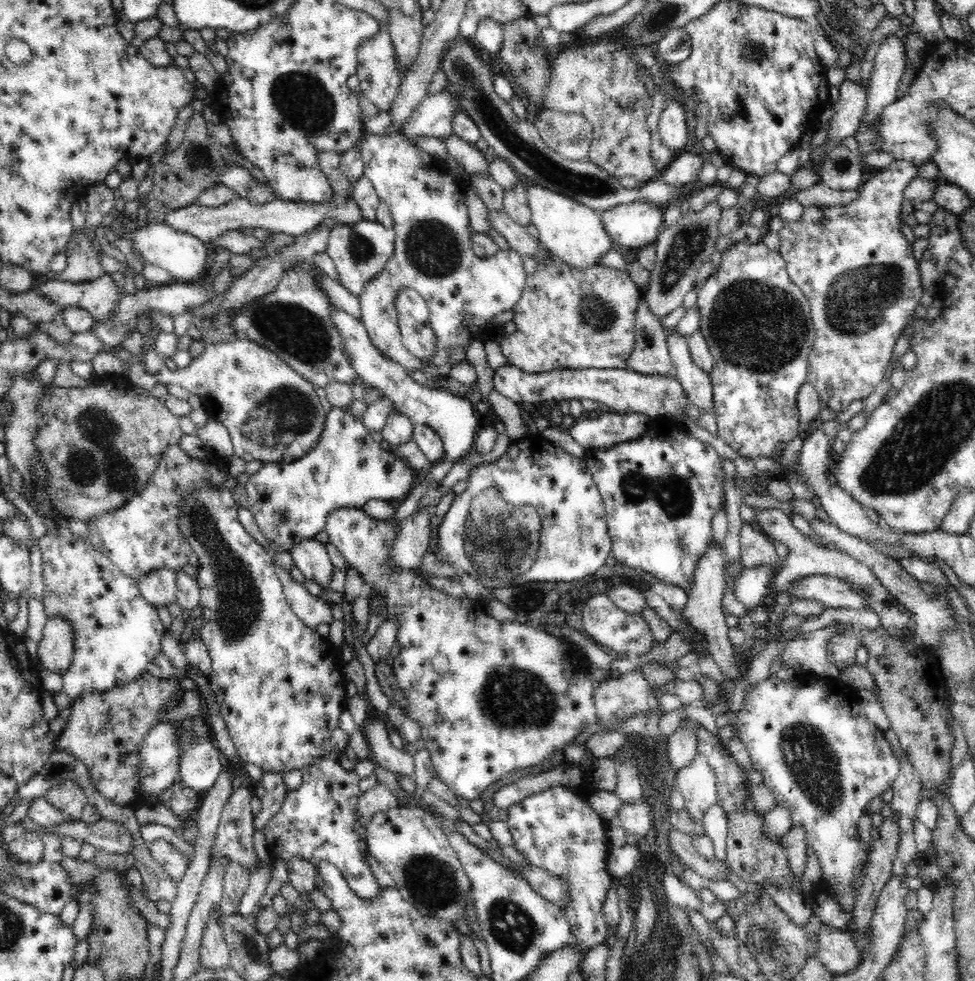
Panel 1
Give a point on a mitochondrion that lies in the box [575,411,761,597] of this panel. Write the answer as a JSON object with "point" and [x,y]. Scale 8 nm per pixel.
{"point":[671,494]}

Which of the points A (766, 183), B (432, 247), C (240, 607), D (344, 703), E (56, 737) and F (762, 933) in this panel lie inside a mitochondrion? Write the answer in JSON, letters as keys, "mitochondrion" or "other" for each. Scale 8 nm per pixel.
{"A":"other","B":"mitochondrion","C":"mitochondrion","D":"other","E":"other","F":"mitochondrion"}

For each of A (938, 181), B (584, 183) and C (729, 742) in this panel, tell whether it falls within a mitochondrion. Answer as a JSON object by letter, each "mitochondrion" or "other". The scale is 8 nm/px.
{"A":"other","B":"mitochondrion","C":"other"}

